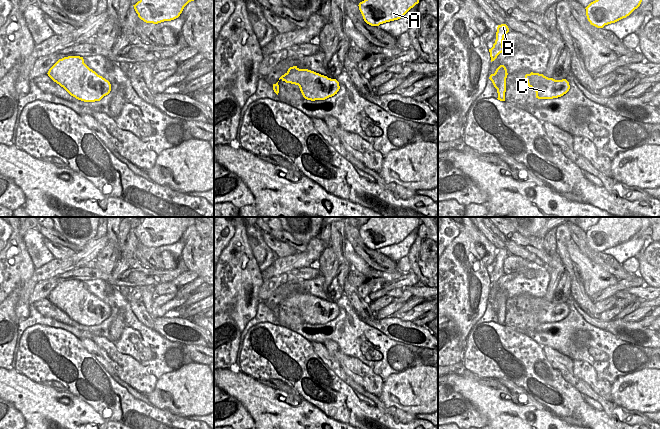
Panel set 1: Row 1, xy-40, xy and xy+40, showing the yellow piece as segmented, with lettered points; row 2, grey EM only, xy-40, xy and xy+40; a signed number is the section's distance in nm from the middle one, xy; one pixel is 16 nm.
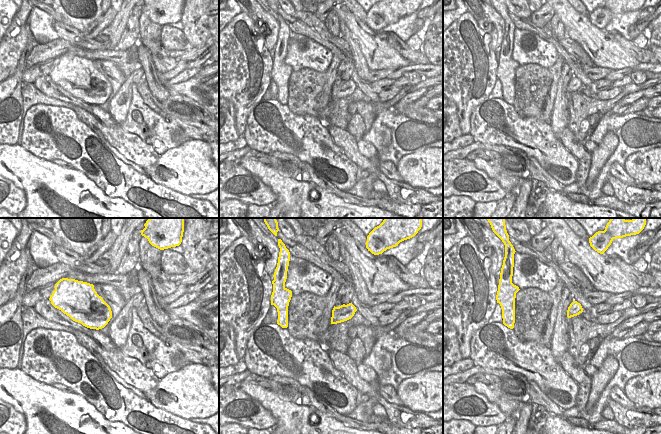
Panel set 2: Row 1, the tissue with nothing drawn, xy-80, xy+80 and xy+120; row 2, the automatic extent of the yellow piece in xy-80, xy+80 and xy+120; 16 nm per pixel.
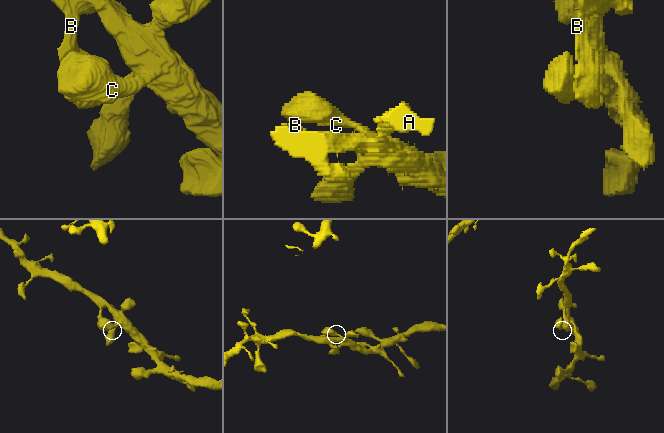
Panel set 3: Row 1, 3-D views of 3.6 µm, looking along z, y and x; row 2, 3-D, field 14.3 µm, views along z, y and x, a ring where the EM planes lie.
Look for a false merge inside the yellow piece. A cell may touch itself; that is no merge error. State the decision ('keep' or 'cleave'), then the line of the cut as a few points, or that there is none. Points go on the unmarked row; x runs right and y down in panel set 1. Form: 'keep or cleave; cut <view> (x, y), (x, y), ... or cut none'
keep; cut none

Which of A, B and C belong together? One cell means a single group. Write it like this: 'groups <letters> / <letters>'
groups A B C

